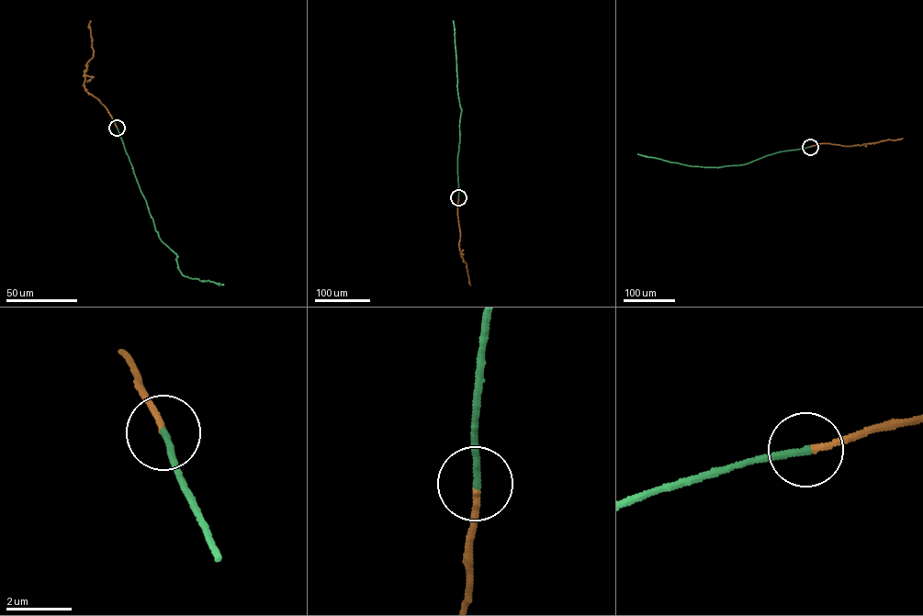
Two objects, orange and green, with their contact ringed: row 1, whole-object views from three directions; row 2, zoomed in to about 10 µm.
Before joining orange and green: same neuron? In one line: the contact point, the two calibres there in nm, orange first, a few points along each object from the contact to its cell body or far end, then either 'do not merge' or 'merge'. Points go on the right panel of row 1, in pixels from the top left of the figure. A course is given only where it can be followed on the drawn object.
place (810, 147); calibres 180 and 190 nm; course orange (810, 147), (827, 143), (864, 145), (902, 139); course green (810, 147), (774, 153), (745, 164), (717, 167), (689, 165), (638, 154); merge

